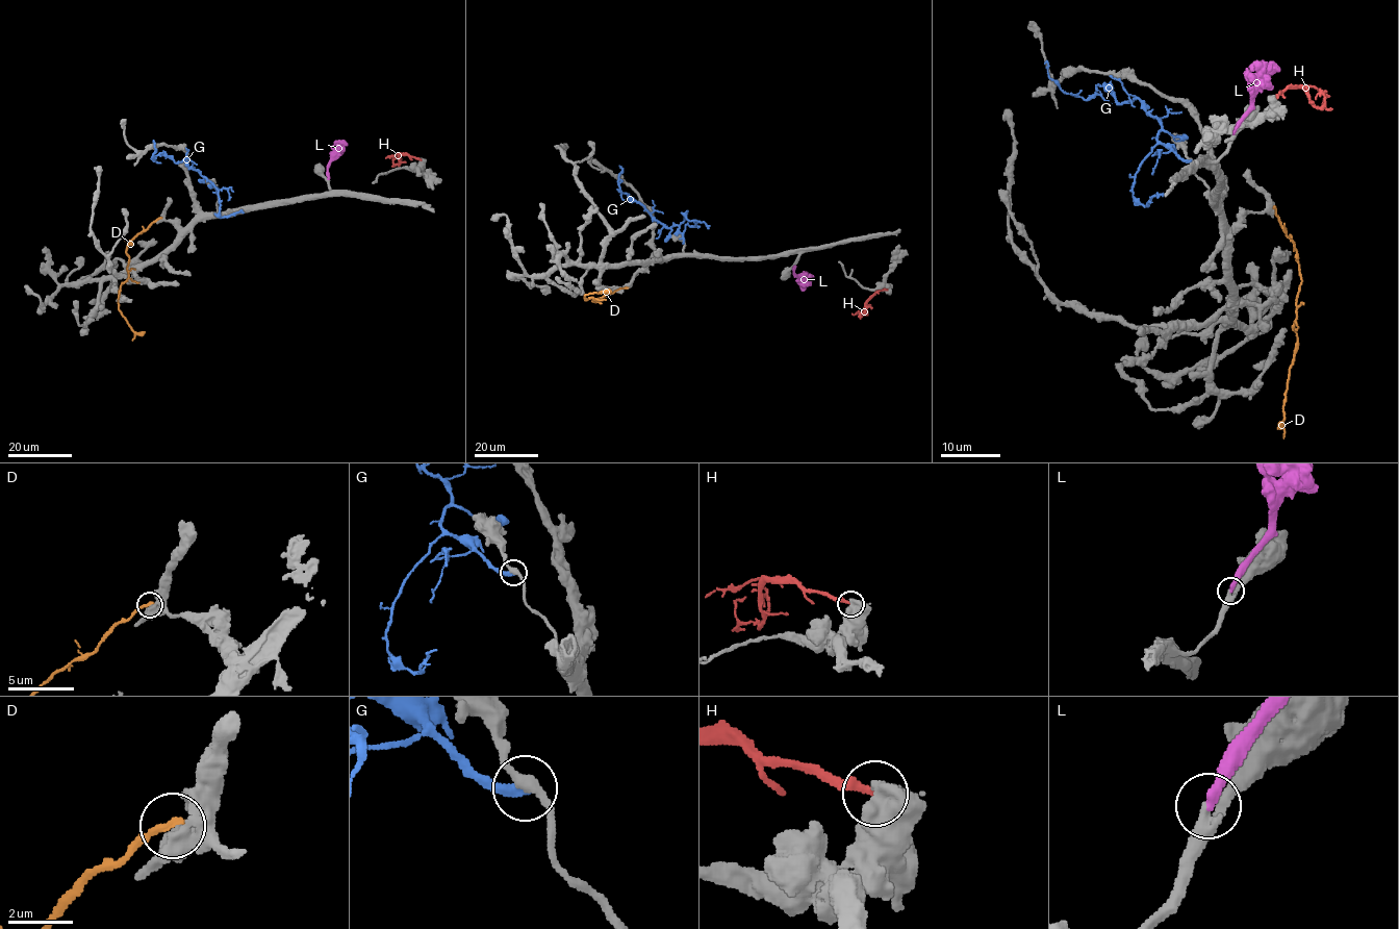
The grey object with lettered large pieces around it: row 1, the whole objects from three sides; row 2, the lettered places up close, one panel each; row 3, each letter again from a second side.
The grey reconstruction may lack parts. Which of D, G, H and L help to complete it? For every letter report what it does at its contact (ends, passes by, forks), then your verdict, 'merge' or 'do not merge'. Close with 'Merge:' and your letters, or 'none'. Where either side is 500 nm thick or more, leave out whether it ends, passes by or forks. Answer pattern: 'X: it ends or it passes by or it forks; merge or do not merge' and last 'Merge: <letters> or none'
D: do not merge
G: it ends; do not merge
H: do not merge
L: it ends; merge
Merge: L

